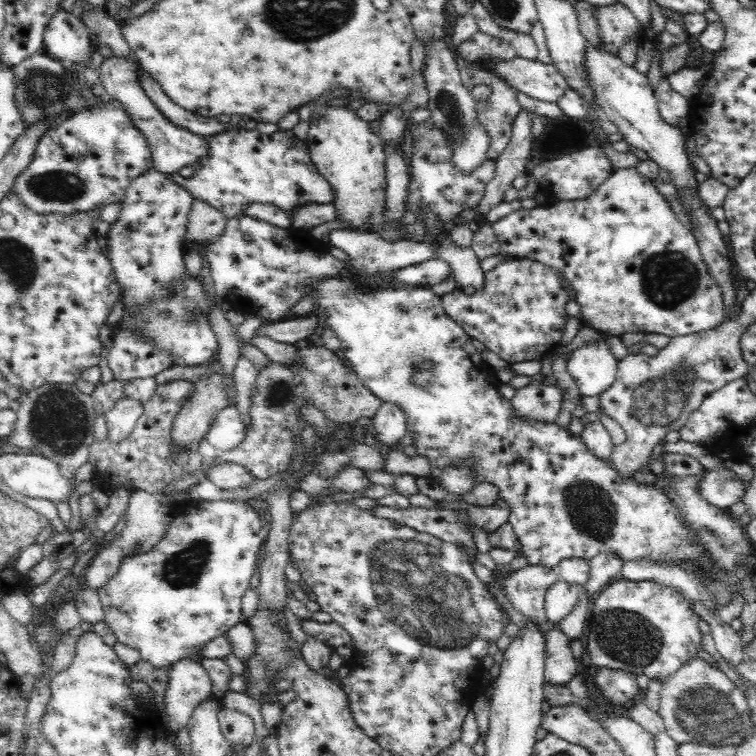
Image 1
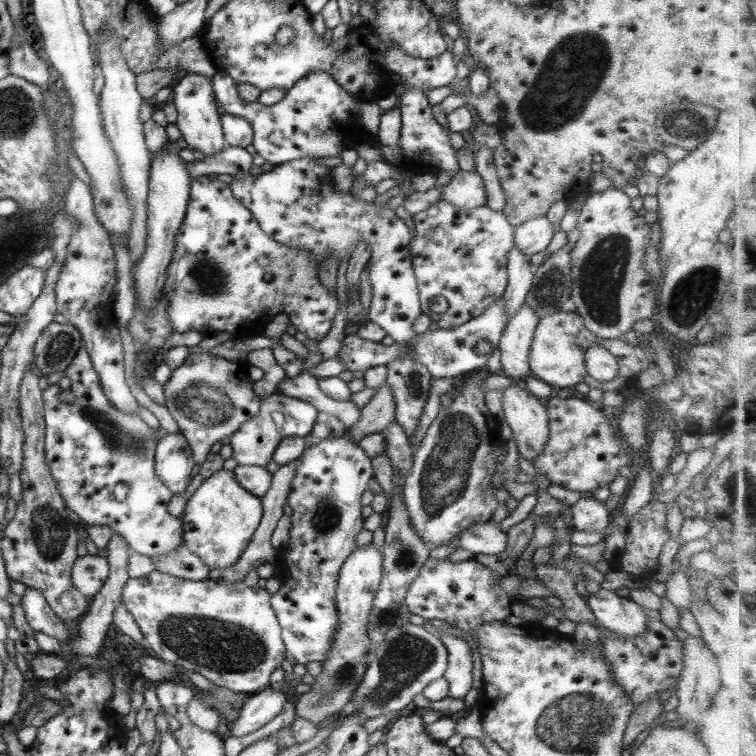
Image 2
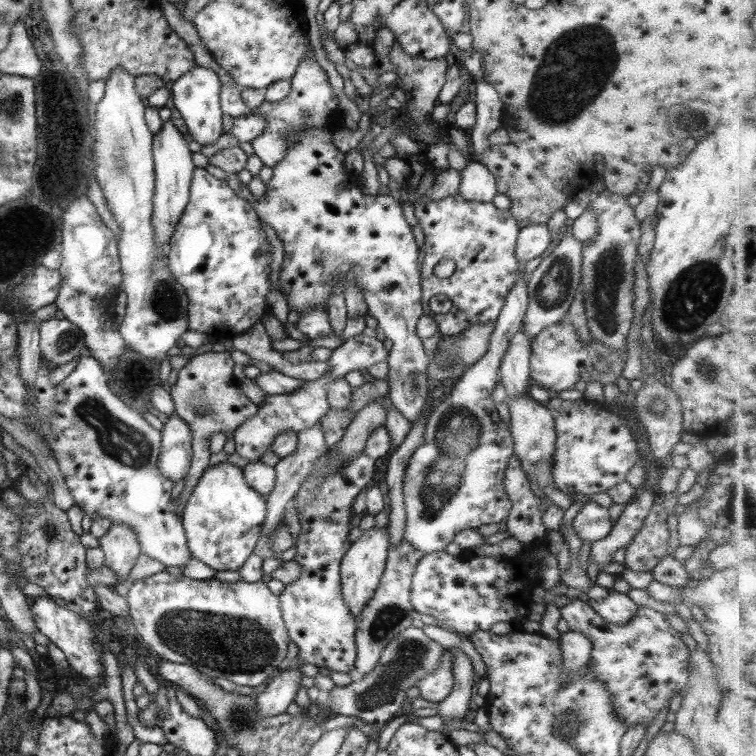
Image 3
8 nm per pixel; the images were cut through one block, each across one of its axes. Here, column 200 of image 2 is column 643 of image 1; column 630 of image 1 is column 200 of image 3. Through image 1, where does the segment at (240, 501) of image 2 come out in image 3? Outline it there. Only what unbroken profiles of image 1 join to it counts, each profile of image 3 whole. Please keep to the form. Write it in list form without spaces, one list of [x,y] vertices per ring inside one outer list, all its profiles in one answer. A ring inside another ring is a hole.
[[[224,462],[205,468],[180,516],[190,556],[214,571],[237,571],[252,552],[265,513],[264,496],[245,484],[239,467]]]

